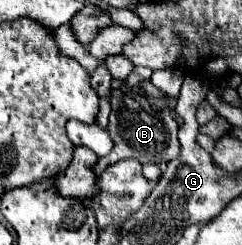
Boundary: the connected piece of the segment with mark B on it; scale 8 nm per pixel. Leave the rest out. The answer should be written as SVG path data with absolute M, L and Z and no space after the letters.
M127 84L121 86L121 90L113 92L111 98L111 114L109 114L109 136L115 142L109 156L101 158L95 166L97 176L113 162L119 162L123 158L135 158L141 164L161 164L175 160L179 156L179 124L175 122L171 110L167 108L167 102L161 98L153 98L143 92L131 92Z

